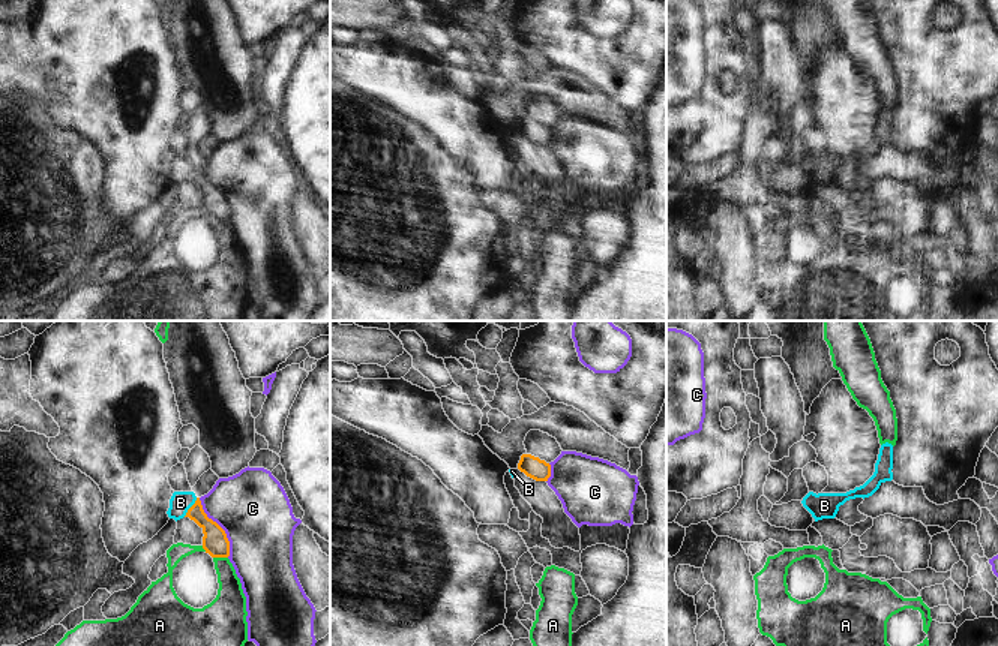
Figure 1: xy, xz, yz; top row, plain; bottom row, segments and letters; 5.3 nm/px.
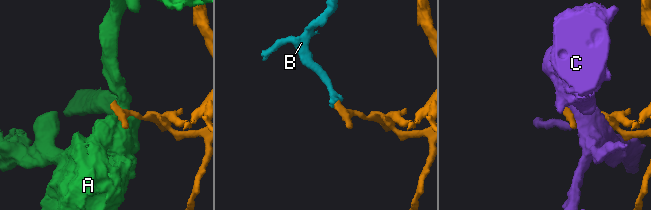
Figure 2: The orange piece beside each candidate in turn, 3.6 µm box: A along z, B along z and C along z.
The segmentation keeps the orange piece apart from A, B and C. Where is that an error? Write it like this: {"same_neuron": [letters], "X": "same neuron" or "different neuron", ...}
{"same_neuron": ["B"], "A": "different neuron", "B": "same neuron", "C": "different neuron"}

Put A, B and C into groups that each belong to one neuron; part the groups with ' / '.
A / B / C

